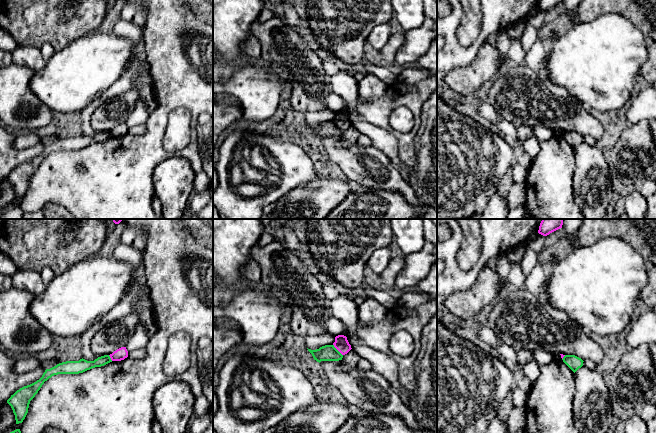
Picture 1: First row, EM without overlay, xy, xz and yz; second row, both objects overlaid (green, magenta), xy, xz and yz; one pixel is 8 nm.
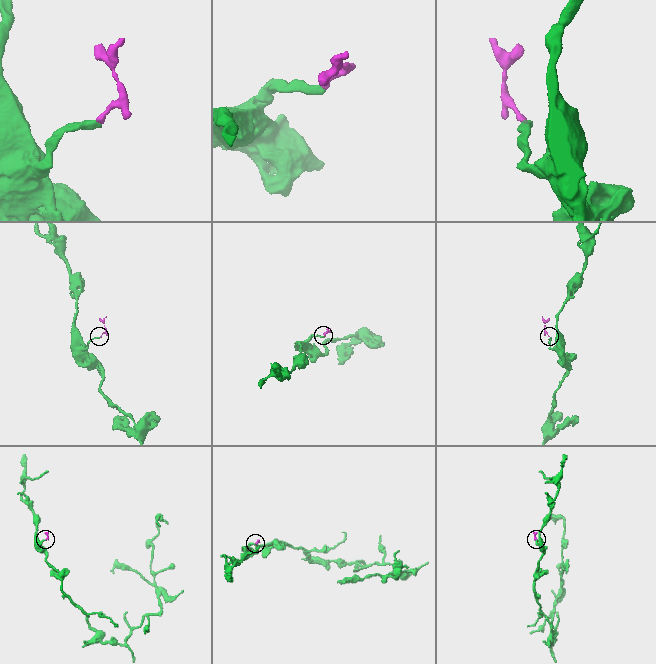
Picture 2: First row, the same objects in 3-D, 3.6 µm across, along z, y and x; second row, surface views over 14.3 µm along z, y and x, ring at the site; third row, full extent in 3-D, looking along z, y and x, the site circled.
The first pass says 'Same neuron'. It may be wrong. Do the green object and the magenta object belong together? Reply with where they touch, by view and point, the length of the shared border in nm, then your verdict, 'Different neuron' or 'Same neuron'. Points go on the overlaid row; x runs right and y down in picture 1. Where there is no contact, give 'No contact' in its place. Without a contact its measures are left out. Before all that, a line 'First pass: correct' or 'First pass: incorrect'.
First pass: incorrect
Touches green at xz (337, 350). Shared border 120 nm. Different neuron

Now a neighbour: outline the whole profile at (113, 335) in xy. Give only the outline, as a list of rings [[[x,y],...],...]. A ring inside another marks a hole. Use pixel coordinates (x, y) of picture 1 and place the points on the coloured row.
[[[130,314],[106,323],[91,340],[91,350],[97,356],[110,355],[117,349],[125,347],[135,332],[140,318],[138,314]]]

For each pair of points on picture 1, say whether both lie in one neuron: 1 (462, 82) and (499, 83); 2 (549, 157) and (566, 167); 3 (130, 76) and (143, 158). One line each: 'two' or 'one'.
1: two
2: one
3: two

